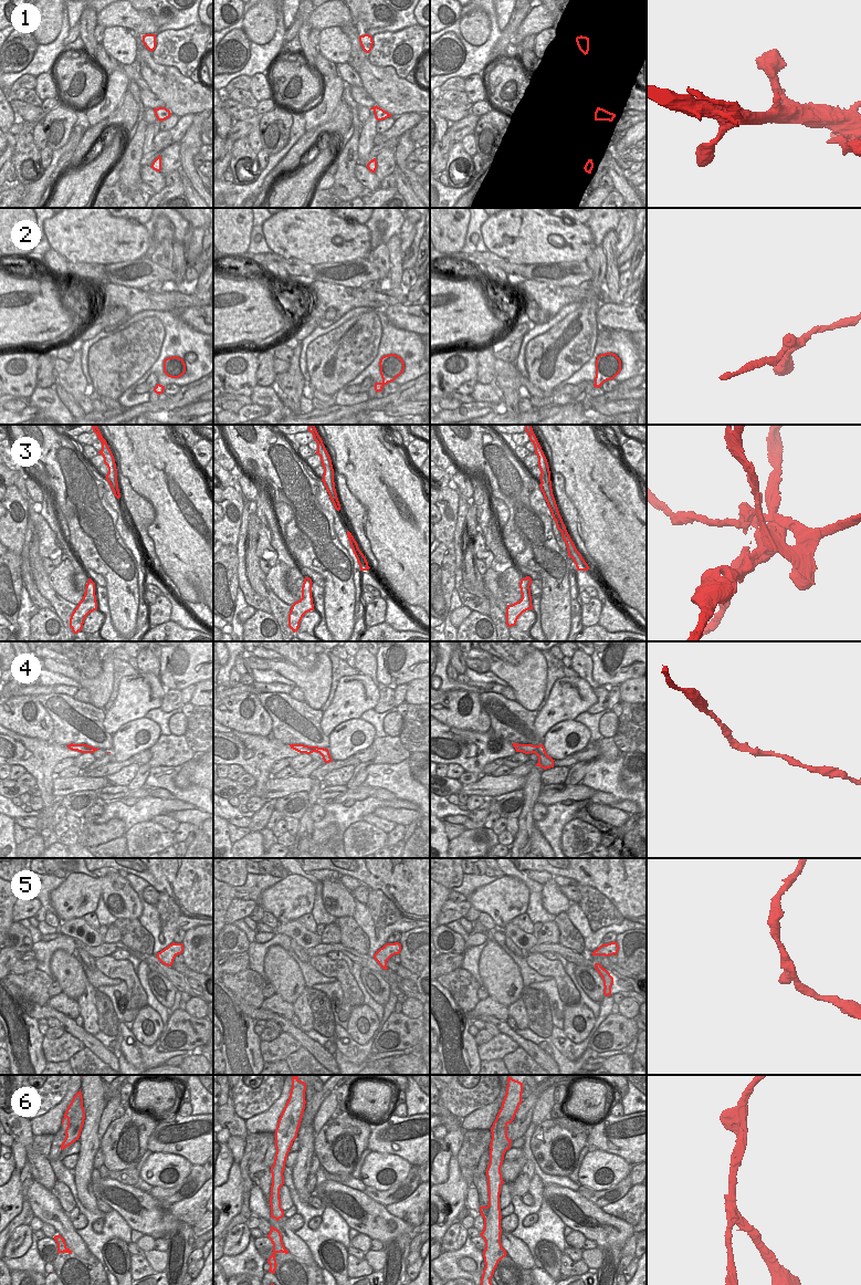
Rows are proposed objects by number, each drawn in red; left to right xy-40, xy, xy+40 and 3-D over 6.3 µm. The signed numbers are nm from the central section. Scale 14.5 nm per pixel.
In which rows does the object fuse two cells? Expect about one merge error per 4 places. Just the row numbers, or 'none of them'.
3, 6

